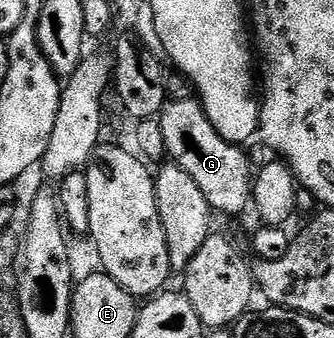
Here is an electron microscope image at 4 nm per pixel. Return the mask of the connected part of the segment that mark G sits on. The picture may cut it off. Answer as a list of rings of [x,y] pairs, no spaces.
[[[167,100],[160,114],[163,127],[166,157],[184,171],[204,191],[211,210],[218,213],[242,213],[252,201],[252,168],[246,158],[246,149],[225,141],[212,127],[208,115],[202,110],[202,103],[191,101]]]

